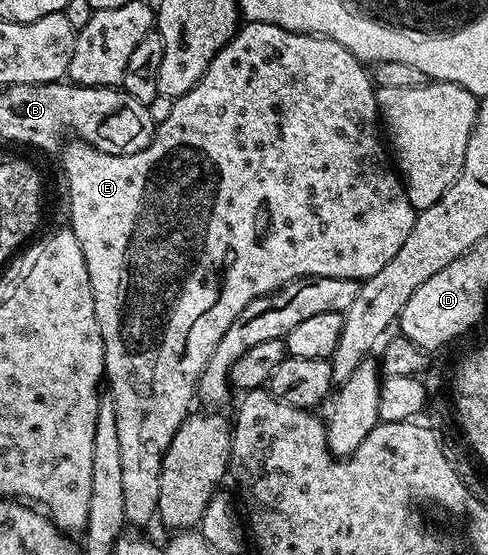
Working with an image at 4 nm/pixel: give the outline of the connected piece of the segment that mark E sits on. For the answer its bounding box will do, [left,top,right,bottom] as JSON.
[61,21,416,526]

